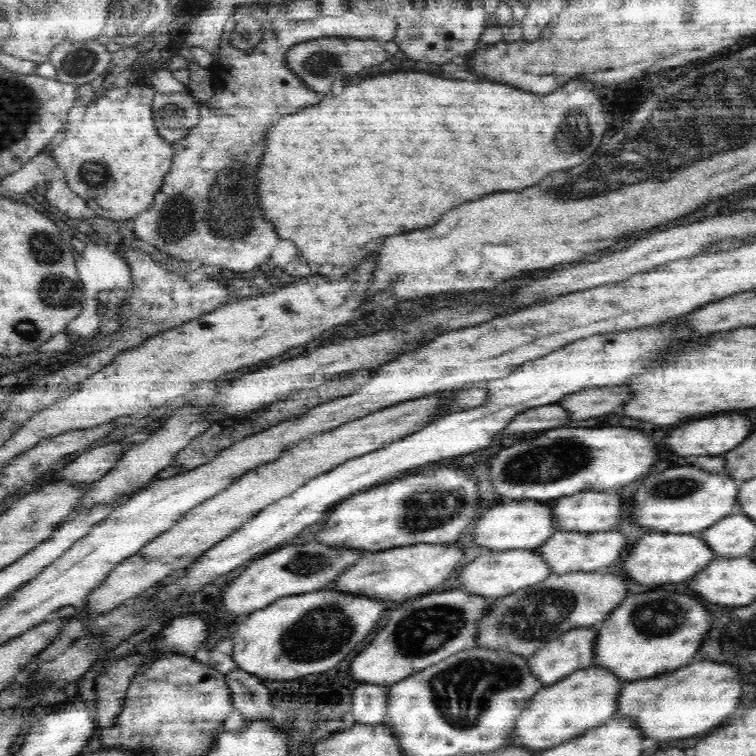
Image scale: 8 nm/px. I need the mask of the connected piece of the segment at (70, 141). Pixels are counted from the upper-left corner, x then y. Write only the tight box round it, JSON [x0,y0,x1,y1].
[52,83,174,220]

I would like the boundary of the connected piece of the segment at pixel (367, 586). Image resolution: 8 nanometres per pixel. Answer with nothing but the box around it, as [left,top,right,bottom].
[336,542,464,602]

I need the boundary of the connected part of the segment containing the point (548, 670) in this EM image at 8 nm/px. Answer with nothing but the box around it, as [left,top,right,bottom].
[528,626,598,686]

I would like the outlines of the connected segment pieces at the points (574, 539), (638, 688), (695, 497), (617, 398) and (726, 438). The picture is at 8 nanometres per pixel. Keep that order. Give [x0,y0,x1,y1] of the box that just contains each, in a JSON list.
[[534,530,628,574],[618,660,746,742],[628,466,738,535],[557,386,630,420],[666,416,750,456]]

